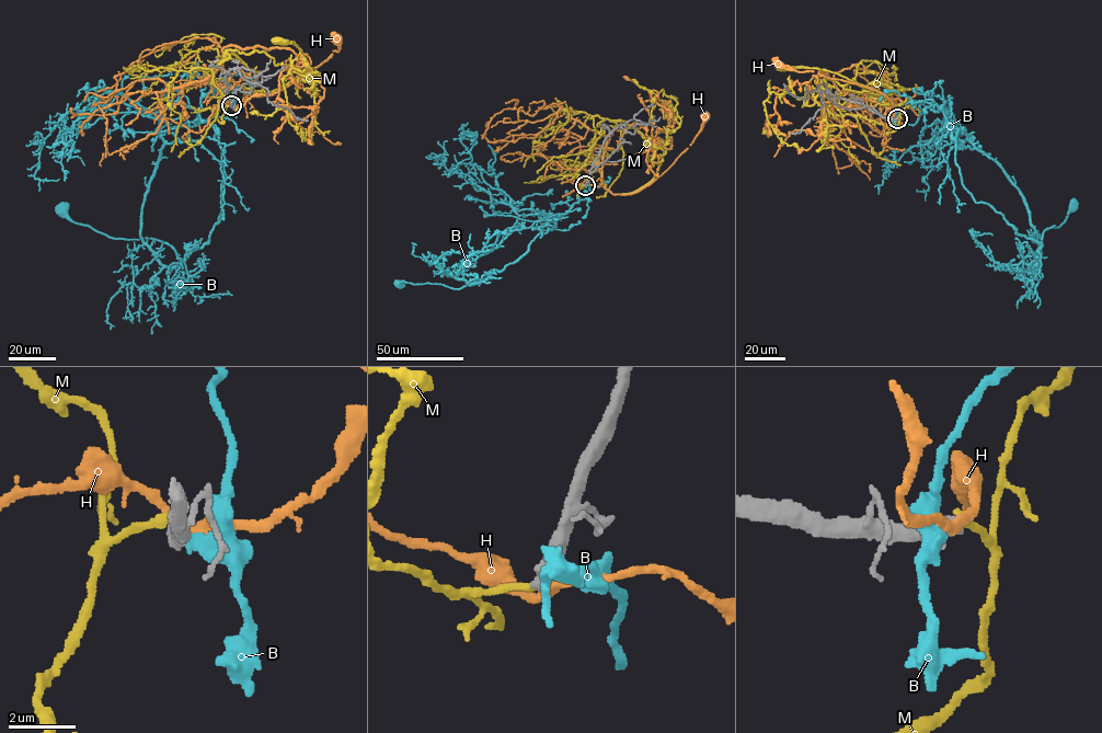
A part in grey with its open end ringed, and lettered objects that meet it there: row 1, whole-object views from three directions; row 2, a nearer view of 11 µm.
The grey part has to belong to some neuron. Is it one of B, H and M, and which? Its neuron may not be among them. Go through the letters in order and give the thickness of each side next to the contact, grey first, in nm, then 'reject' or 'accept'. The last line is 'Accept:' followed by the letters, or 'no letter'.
B: 650/400 nm | reject
H: 500/260 nm | reject
M: 550/240 nm | reject
Accept: no letter

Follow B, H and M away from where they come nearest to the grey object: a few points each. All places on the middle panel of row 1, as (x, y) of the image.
B: (586, 184), (588, 196), (550, 219), (552, 229), (501, 271), (459, 288), (399, 285)
H: (586, 185), (603, 185), (615, 194), (629, 194), (649, 185), (692, 142), (706, 116)
M: (585, 185), (575, 173), (599, 137), (593, 117), (605, 187), (628, 194), (659, 167), (666, 105)

